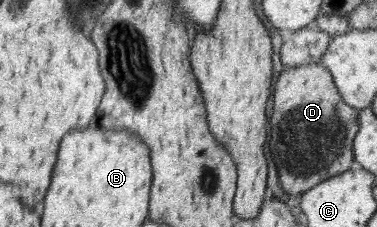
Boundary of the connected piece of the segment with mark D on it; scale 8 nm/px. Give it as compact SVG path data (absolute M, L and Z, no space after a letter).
M322 63L286 68L274 84L268 148L276 162L280 186L289 195L302 195L322 181L347 172L353 163L353 140L358 133L359 111L344 103L330 71Z

